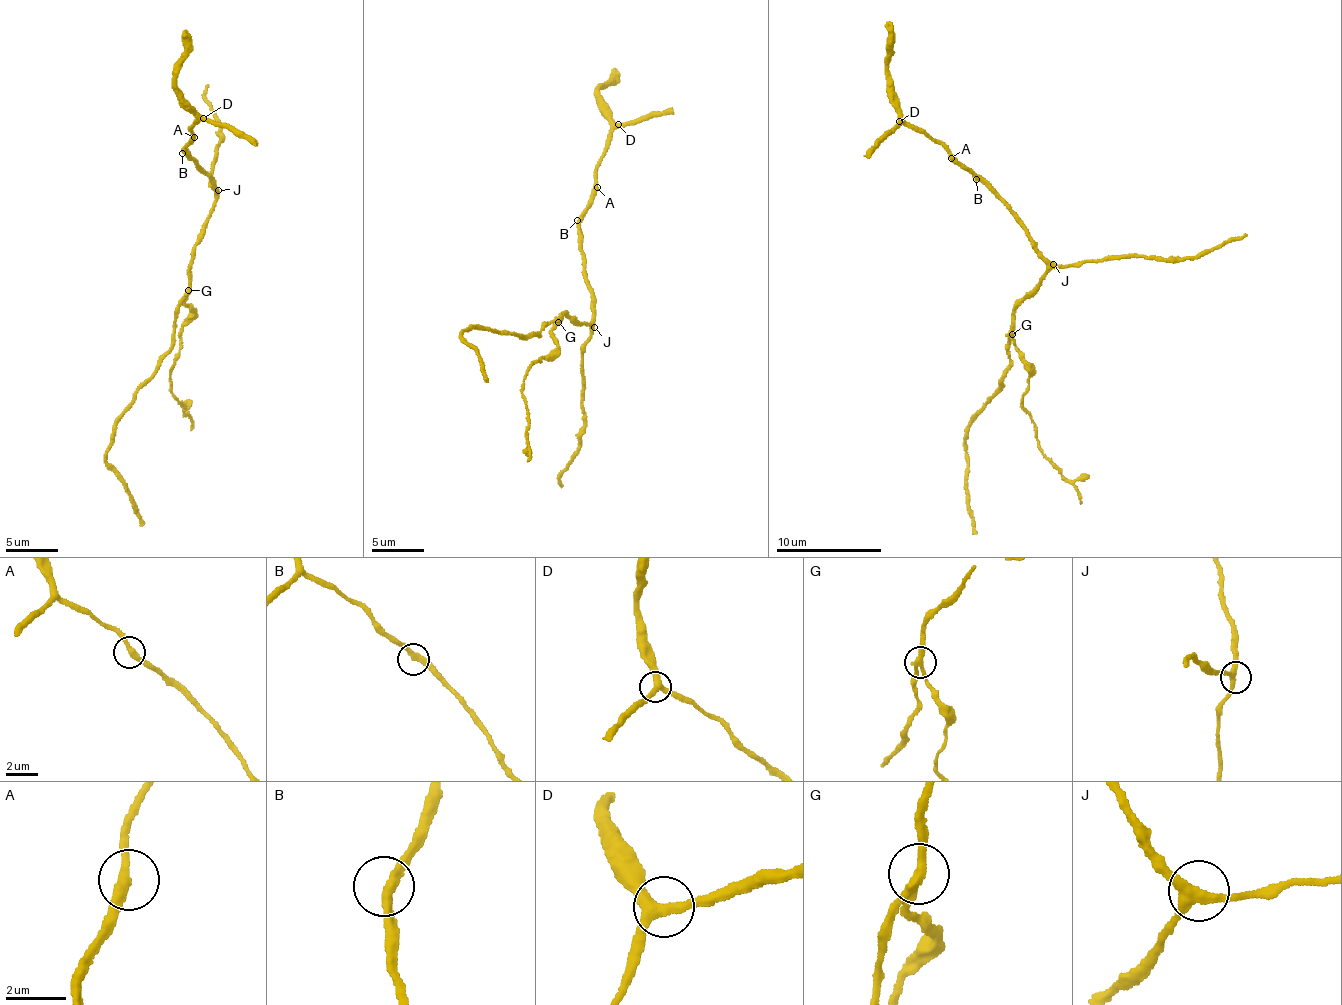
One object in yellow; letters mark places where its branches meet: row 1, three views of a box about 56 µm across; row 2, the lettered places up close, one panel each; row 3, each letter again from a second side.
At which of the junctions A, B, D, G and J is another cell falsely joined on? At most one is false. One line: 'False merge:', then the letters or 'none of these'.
False merge: G

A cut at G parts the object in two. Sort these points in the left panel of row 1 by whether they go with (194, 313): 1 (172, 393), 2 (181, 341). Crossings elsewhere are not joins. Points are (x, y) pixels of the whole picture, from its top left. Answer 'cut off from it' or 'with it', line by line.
1: with it
2: with it

